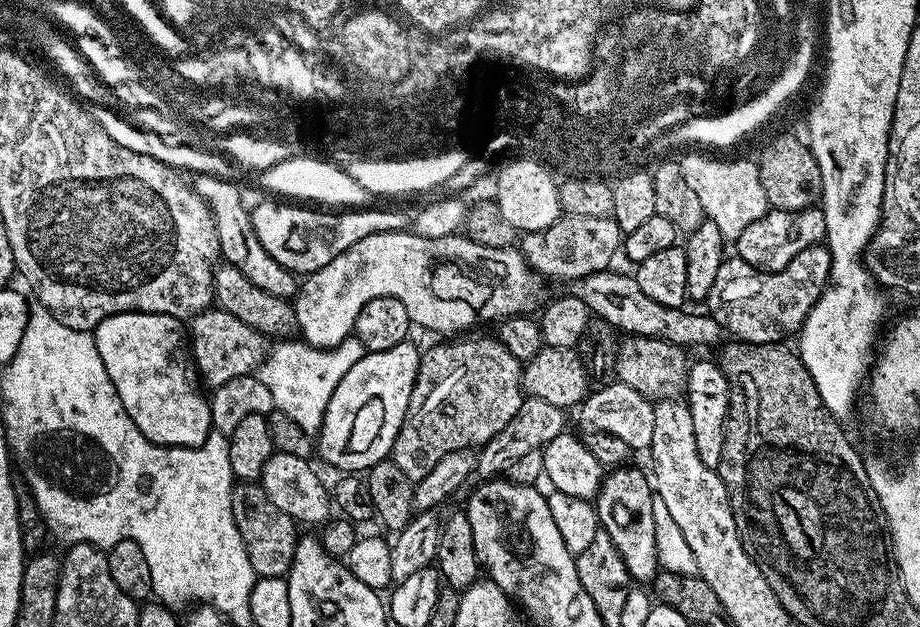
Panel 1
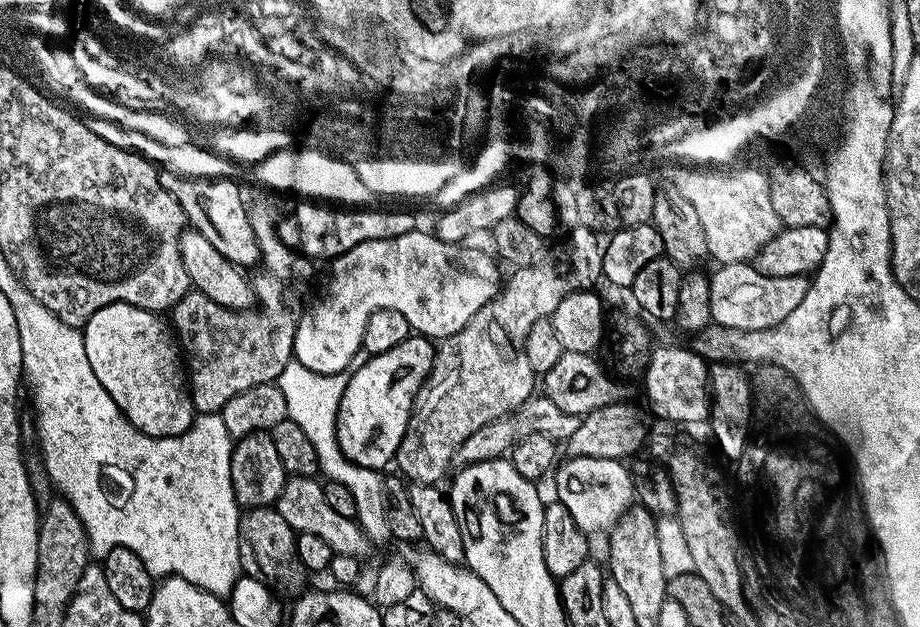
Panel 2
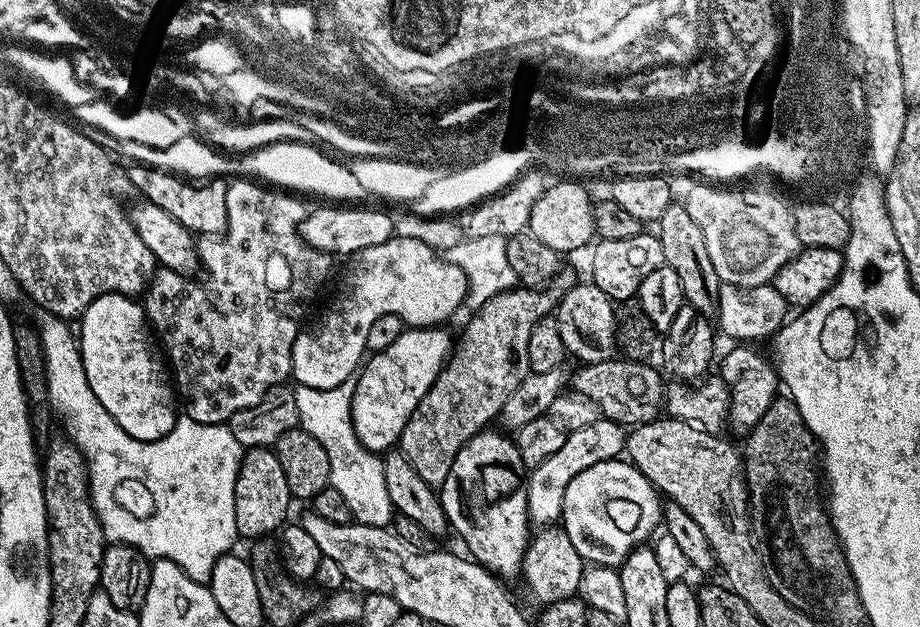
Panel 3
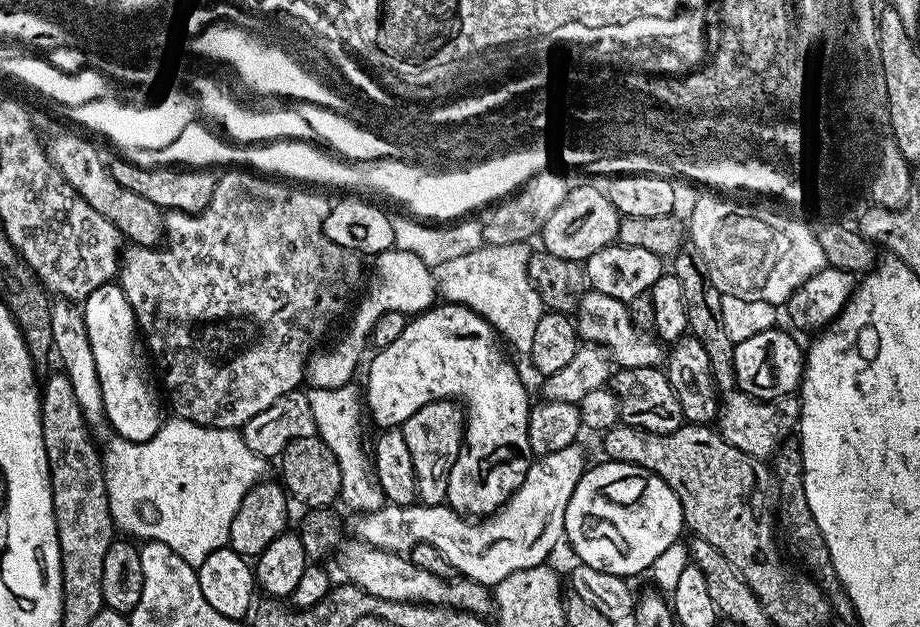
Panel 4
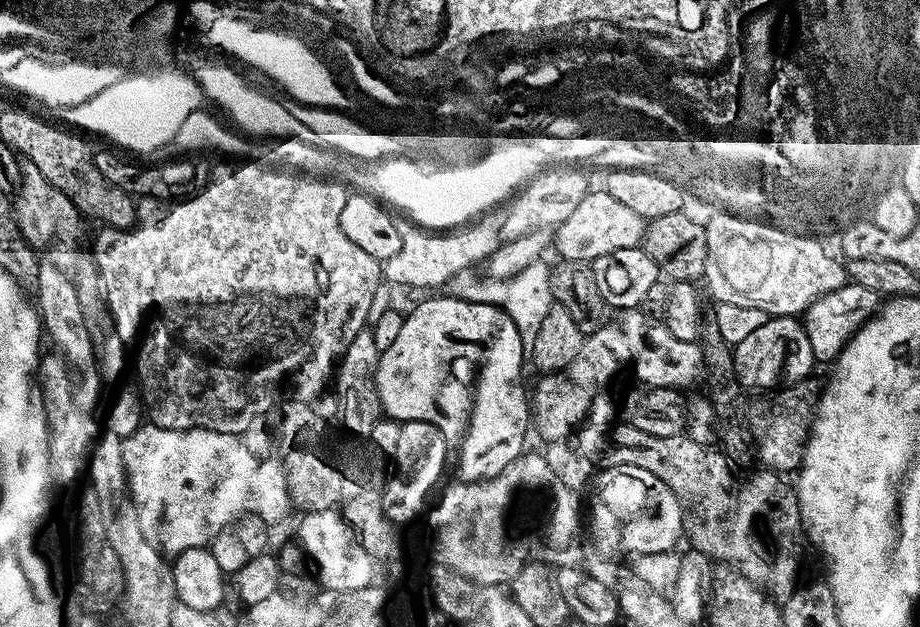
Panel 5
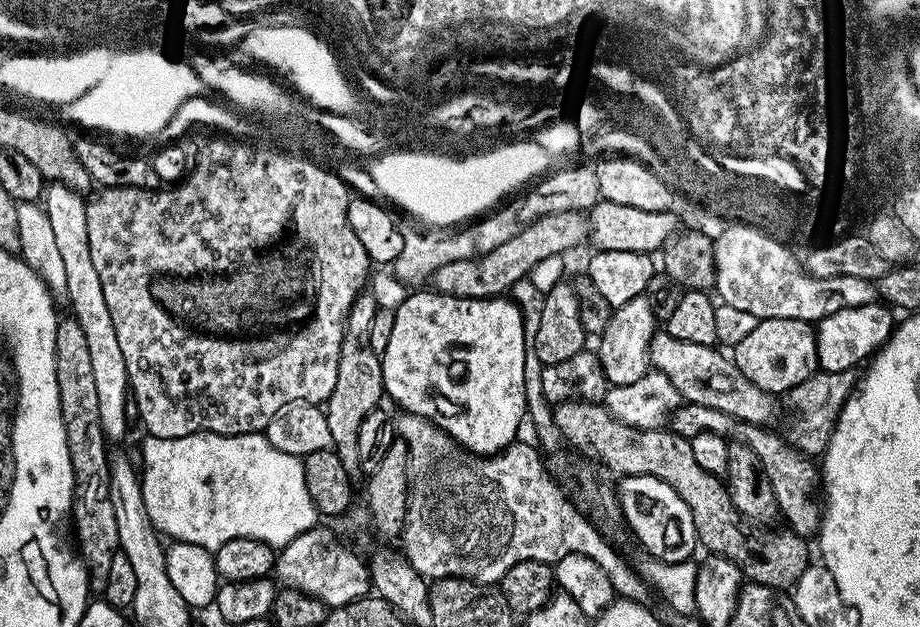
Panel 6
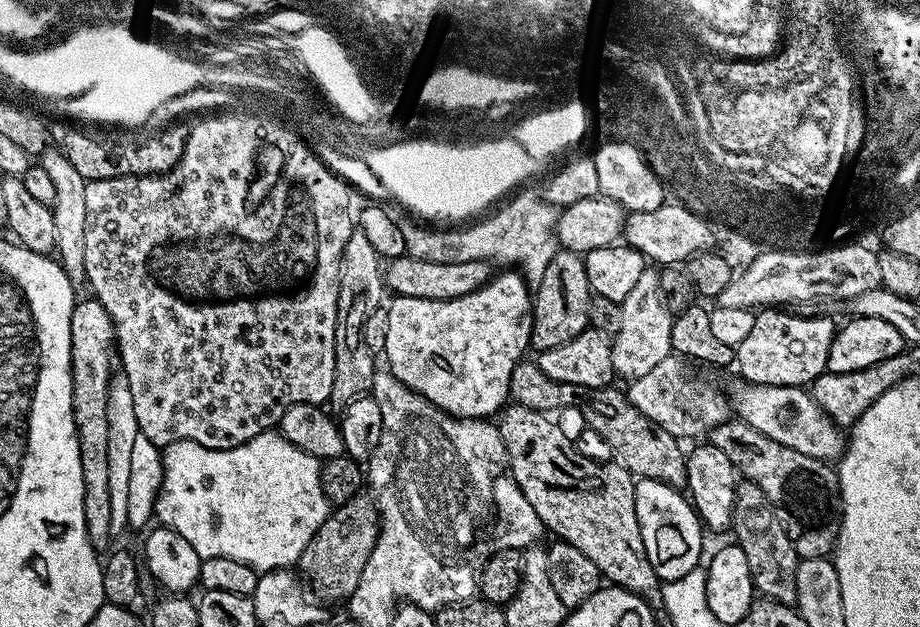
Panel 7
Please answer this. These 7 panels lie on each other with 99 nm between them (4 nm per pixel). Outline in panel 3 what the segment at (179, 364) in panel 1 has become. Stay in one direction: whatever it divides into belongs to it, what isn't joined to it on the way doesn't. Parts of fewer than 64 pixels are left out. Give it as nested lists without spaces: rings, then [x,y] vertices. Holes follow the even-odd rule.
[[[111,292],[90,302],[78,323],[86,382],[90,382],[94,398],[110,410],[110,418],[114,418],[130,438],[157,440],[170,434],[178,419],[178,393],[165,353],[154,339],[143,307],[133,297]]]

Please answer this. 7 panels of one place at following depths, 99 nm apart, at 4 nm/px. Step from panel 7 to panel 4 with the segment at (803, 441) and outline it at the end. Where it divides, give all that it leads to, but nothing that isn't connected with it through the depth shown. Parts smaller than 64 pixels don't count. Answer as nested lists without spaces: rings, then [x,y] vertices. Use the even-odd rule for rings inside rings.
[[[585,291],[576,307],[574,323],[581,341],[603,348],[617,365],[625,368],[654,368],[665,359],[665,349],[660,349],[661,345],[632,321],[627,303],[618,298],[610,298],[610,294]]]

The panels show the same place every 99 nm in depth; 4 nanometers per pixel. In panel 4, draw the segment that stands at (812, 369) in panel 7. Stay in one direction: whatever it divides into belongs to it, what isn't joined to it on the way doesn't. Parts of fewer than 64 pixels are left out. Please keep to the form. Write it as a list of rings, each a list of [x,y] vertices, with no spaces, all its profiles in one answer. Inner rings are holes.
[[[777,326],[746,338],[746,342],[735,344],[734,374],[736,388],[750,394],[755,400],[777,400],[780,396],[791,396],[799,389],[800,380],[804,377],[805,349],[791,336],[791,331],[783,332]]]

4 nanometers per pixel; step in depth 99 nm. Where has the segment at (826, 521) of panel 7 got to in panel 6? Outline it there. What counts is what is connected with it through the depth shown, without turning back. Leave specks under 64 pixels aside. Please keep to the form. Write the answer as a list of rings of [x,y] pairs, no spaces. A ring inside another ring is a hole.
[[[687,402],[670,417],[671,431],[682,438],[693,440],[703,432],[713,432],[725,438],[750,446],[754,454],[762,462],[762,470],[766,478],[770,478],[770,486],[774,486],[774,498],[779,515],[788,522],[787,527],[805,538],[812,538],[820,531],[820,521],[824,519],[824,501],[822,495],[822,472],[816,468],[811,459],[796,451],[783,435],[768,432],[767,427],[758,424],[742,424],[730,414],[722,414],[722,410],[710,410],[710,406],[698,406]]]

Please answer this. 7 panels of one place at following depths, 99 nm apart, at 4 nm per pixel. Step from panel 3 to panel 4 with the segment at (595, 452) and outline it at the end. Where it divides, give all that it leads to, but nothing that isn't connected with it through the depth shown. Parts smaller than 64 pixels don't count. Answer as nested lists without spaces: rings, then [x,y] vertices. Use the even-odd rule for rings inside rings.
[[[571,444],[565,449],[556,450],[554,454],[539,456],[529,465],[526,477],[518,490],[501,505],[499,511],[479,520],[471,520],[461,516],[447,504],[424,505],[415,504],[385,504],[377,511],[359,513],[352,522],[353,535],[363,540],[365,544],[376,548],[386,549],[388,552],[397,552],[400,555],[411,553],[413,546],[418,542],[426,542],[434,546],[444,558],[449,567],[465,579],[476,581],[487,588],[494,588],[499,582],[510,576],[512,572],[535,567],[545,563],[558,542],[563,541],[566,506],[569,505],[570,495],[574,486],[581,480],[582,474],[587,471],[588,461],[581,445]]]

